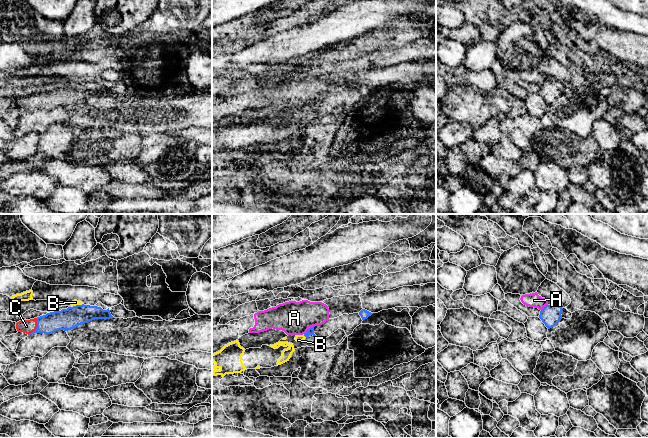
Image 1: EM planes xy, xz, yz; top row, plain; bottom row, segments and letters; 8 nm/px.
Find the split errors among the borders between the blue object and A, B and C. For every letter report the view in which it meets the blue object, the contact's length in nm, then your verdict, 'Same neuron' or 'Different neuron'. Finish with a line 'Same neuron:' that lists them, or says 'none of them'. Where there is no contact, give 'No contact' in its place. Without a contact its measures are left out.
A: Touches blue in xz. Shared border 150 nm. Different neuron
B: Touches blue in xz. Shared border 40 nm. Different neuron
C: Touches blue in xy. Shared border 150 nm. Same neuron
Same neuron: C

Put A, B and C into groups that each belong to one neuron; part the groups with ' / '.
A / B / C

